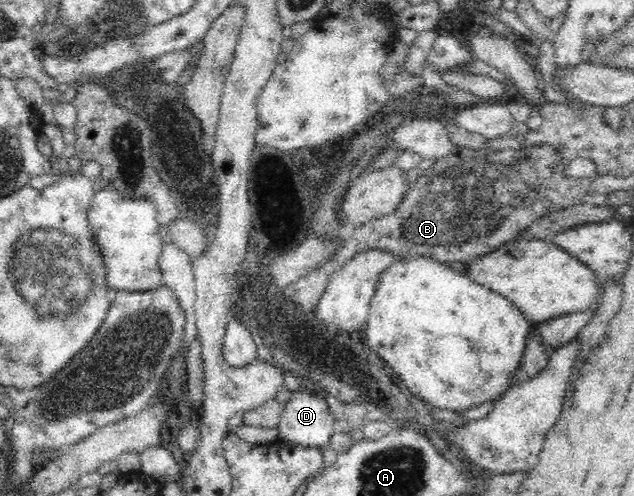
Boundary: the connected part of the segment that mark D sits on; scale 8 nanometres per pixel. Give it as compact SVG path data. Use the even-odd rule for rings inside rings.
M311 391L292 392L290 399L284 402L284 409L278 424L278 436L280 440L297 443L311 448L325 449L331 440L333 424L336 416L329 409L329 403L323 397L311 393Z

